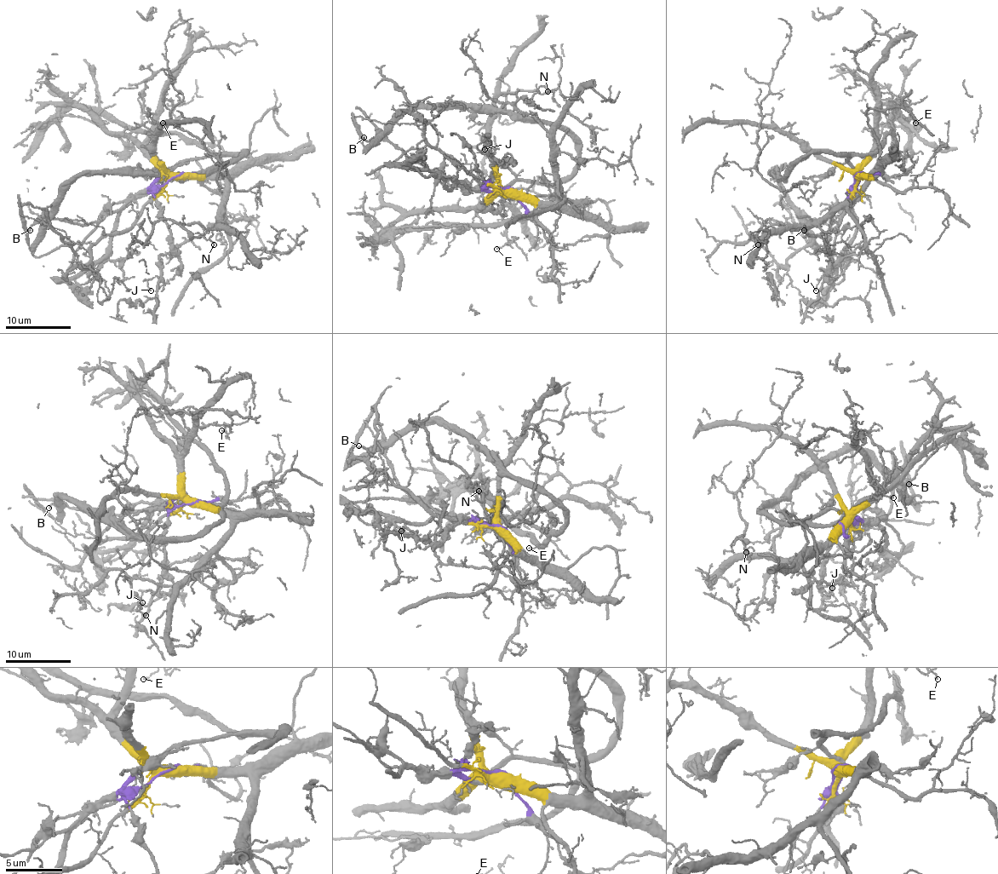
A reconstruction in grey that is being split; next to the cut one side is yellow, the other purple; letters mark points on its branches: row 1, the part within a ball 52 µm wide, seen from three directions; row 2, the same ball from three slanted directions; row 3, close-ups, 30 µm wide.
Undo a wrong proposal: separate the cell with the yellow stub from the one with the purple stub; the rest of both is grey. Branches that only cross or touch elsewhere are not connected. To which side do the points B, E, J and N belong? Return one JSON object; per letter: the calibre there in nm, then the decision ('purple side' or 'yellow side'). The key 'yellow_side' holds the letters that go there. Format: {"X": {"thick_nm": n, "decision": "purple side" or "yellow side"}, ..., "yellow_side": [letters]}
{"B": {"thick_nm": 170, "decision": "purple side"}, "E": {"thick_nm": 100, "decision": "yellow side"}, "J": {"thick_nm": 140, "decision": "purple side"}, "N": {"thick_nm": 120, "decision": "yellow side"}, "yellow_side": ["E", "N"]}

